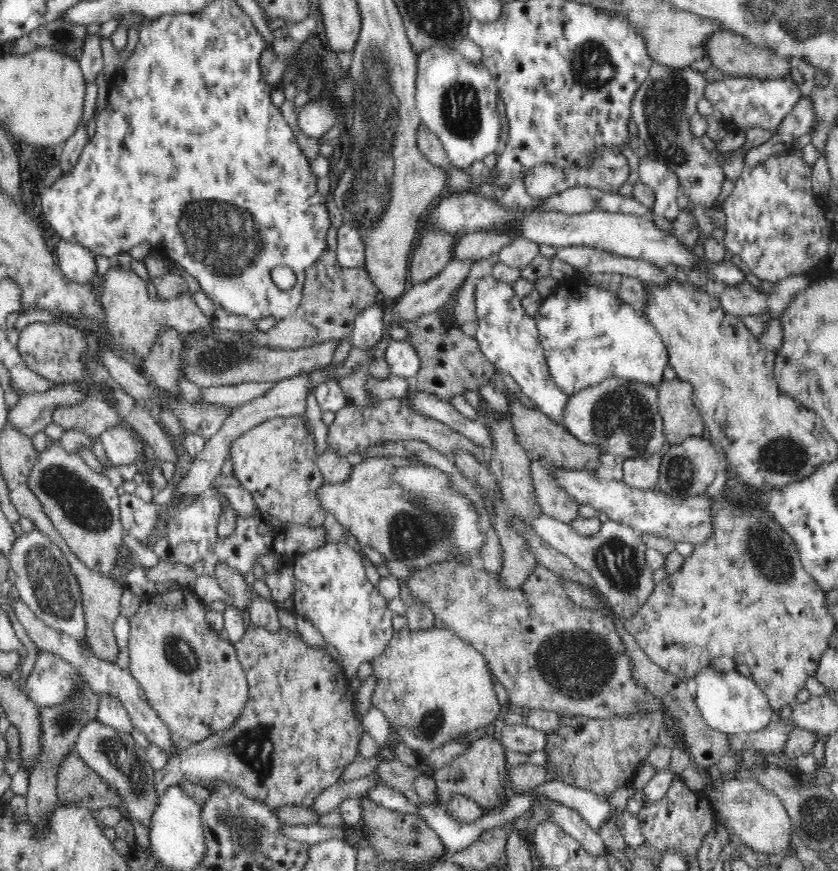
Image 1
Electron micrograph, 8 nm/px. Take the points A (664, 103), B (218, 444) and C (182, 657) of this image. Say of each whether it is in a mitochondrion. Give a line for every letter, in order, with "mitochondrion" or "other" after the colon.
A: mitochondrion
B: other
C: mitochondrion

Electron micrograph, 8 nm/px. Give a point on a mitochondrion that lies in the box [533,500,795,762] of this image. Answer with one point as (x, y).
(615, 563)

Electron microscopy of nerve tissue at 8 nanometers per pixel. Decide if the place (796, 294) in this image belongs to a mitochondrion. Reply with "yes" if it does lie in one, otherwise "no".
no

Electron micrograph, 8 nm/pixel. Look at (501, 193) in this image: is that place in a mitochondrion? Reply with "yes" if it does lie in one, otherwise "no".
no

